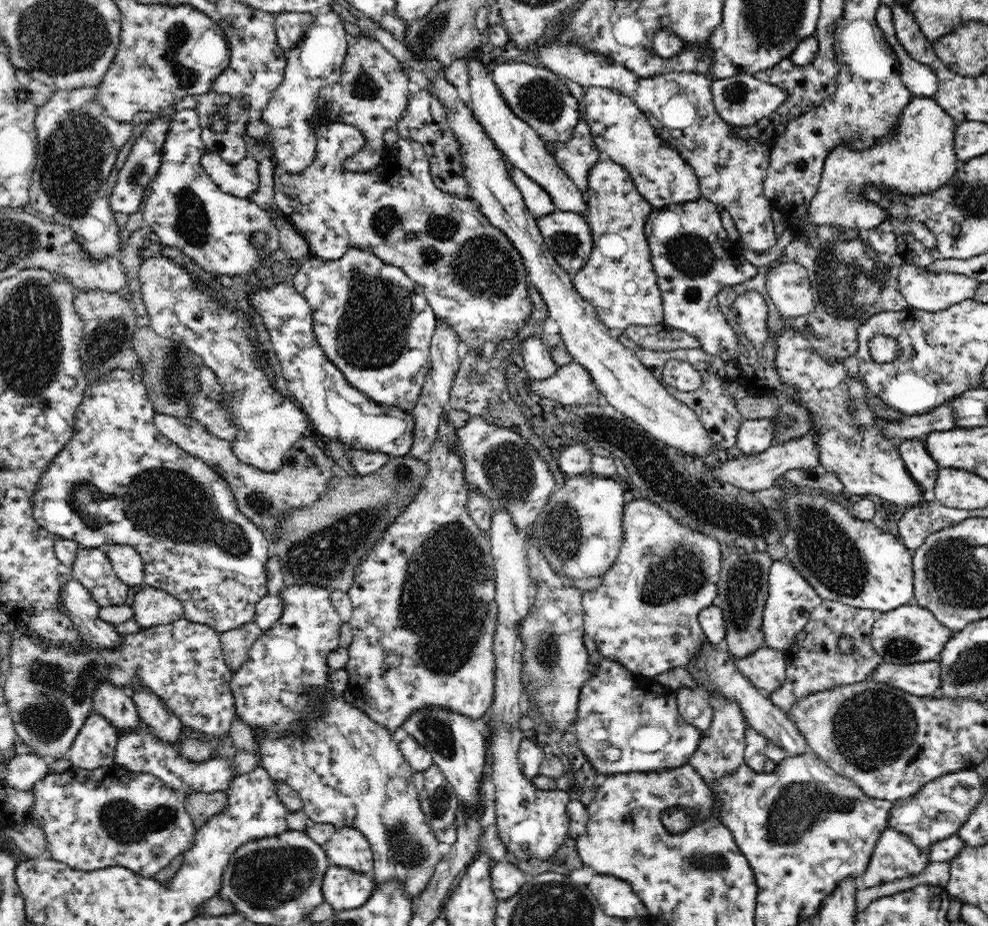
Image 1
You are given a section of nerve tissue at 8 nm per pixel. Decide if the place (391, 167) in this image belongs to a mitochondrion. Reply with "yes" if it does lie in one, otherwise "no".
no

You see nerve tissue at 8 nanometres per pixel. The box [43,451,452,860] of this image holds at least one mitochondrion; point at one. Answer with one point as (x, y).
(168, 502)

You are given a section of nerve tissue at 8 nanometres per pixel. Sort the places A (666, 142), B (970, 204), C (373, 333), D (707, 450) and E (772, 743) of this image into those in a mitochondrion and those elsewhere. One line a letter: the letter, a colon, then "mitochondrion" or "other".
A: other
B: mitochondrion
C: mitochondrion
D: other
E: other

